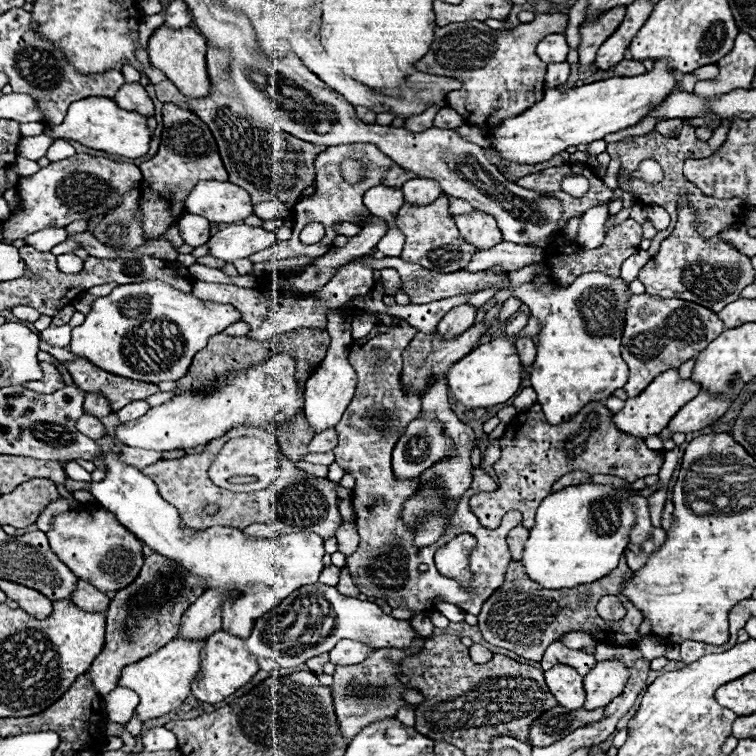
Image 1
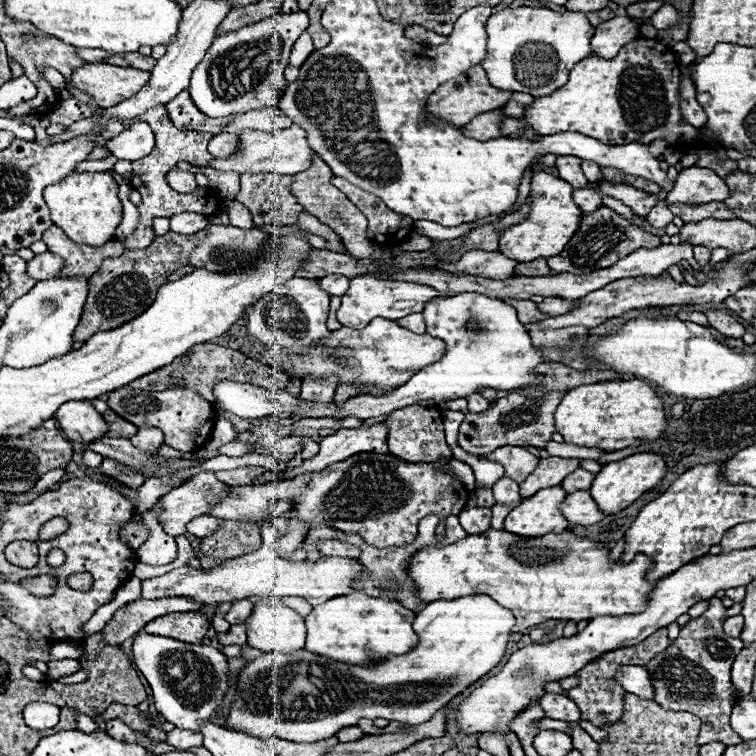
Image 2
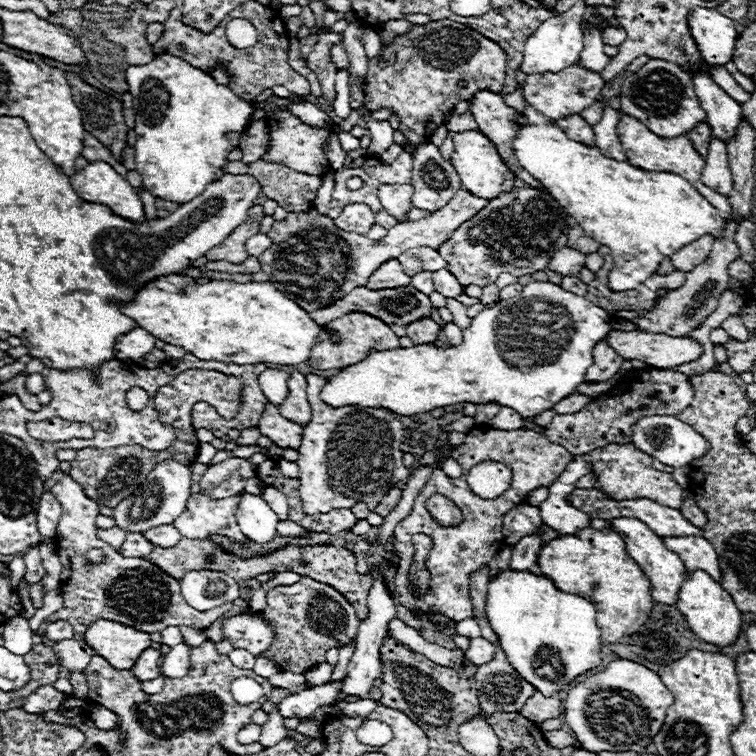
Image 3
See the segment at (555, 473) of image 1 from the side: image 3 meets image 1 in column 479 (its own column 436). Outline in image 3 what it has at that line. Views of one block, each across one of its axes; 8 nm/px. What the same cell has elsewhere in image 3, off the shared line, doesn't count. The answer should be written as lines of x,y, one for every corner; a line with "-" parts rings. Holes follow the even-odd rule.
434,494
432,498
428,498
426,502
428,506
428,512
438,520
438,522
444,522
446,526
452,526
452,524
458,524
462,520
462,512
456,508
456,504
452,500
448,500
446,496
440,496
440,494

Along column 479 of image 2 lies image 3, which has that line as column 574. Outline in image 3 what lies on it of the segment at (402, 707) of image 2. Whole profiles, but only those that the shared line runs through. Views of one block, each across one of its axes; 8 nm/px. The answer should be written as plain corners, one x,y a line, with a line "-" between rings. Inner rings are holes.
510,570
498,574
496,578
490,580
488,586
486,614
500,638
500,644
504,646
504,652
508,654
508,662
512,662
512,668
520,672
528,682
532,682
532,686
536,686
544,696
558,694
576,676
602,664
602,656
600,656
602,630
596,626
594,604
576,594
558,590
554,582
544,576
534,576
530,572
510,572

